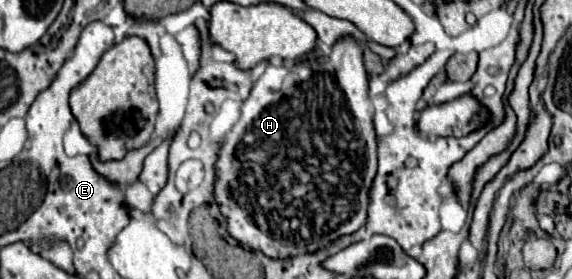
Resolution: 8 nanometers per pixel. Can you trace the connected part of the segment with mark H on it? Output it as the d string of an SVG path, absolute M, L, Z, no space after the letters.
M342 38L334 44L332 54L318 58L318 60L302 60L296 62L292 68L284 66L270 66L270 74L262 74L250 90L250 96L242 102L242 114L236 126L220 140L216 168L216 182L214 182L214 198L218 202L220 214L226 218L226 232L244 248L252 252L262 252L268 258L292 258L300 254L318 252L342 236L354 234L360 230L368 220L368 204L370 204L370 188L376 178L376 130L374 130L374 108L368 98L368 74L362 62L362 46L352 38Z

